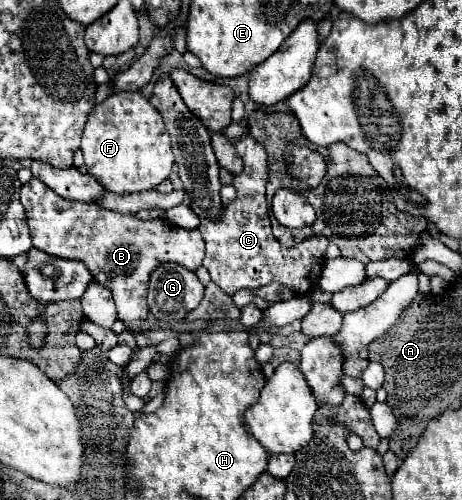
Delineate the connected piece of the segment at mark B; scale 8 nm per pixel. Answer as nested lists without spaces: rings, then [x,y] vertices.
[[[31,179],[27,185],[21,187],[21,203],[27,213],[27,225],[33,239],[33,247],[59,257],[59,259],[73,259],[85,263],[89,273],[93,275],[93,281],[101,283],[103,287],[109,287],[113,293],[113,301],[117,305],[117,319],[125,323],[127,329],[133,329],[141,325],[149,317],[147,307],[147,285],[151,273],[161,263],[179,263],[187,267],[189,271],[197,271],[201,267],[201,259],[205,255],[205,241],[201,239],[201,233],[187,231],[181,227],[173,227],[165,219],[155,221],[143,221],[135,215],[123,215],[117,211],[101,209],[97,203],[83,203],[83,201],[69,201],[59,197],[55,191],[49,191],[49,187],[41,185],[39,179]]]

